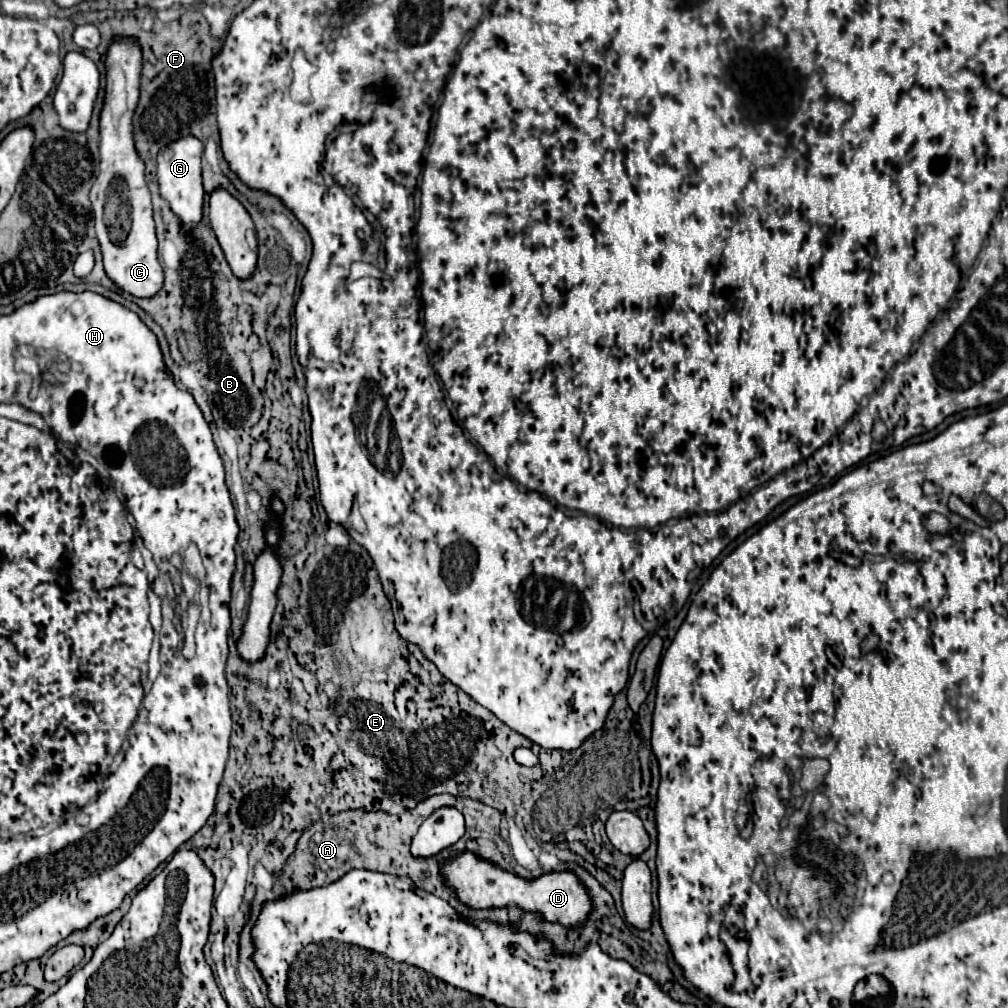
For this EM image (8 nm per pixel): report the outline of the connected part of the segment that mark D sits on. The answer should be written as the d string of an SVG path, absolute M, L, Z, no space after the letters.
M470 851L462 853L458 859L444 863L444 881L452 885L458 893L458 899L470 907L506 907L516 905L526 911L542 913L548 921L560 921L564 925L584 923L590 911L590 897L584 893L576 875L572 873L548 873L534 881L526 881L514 873L506 873L492 863L476 859Z

